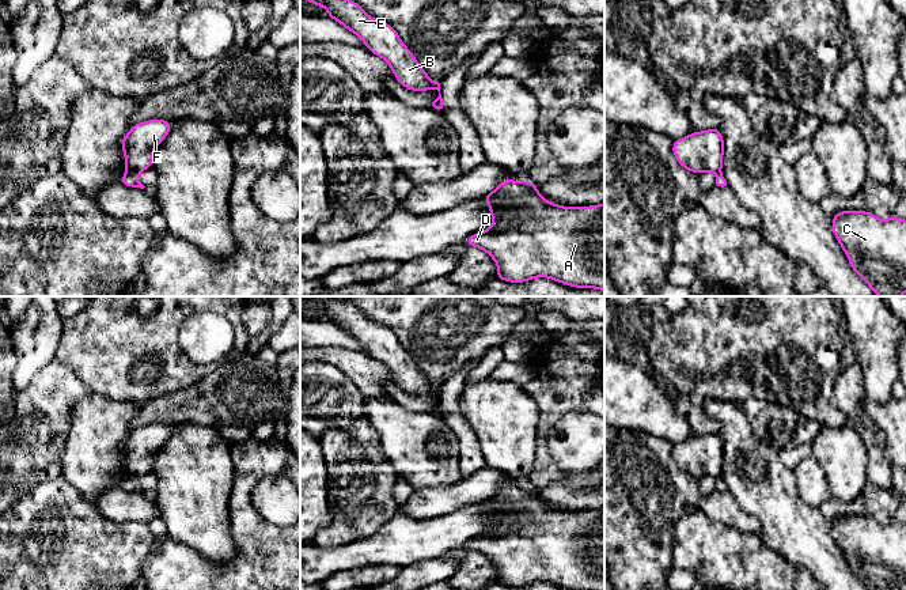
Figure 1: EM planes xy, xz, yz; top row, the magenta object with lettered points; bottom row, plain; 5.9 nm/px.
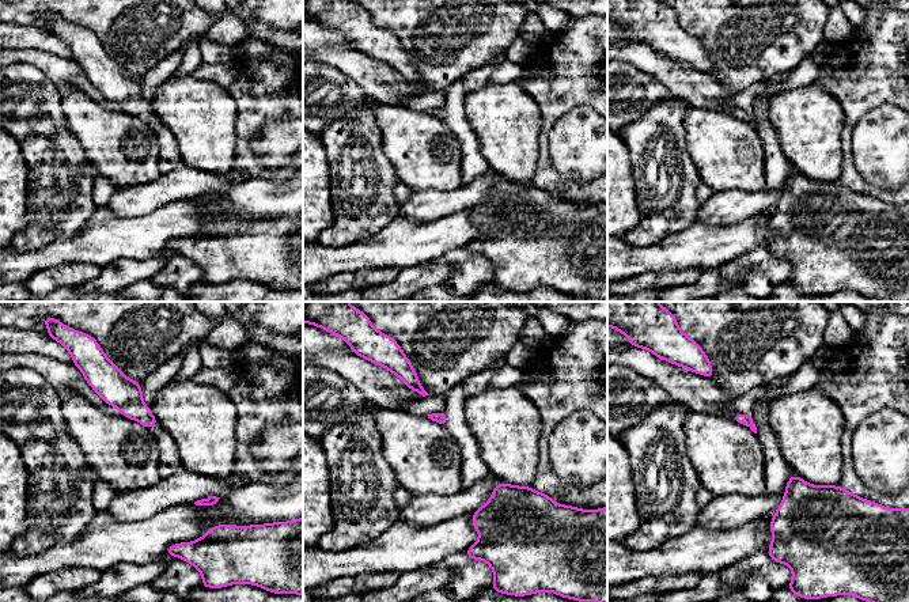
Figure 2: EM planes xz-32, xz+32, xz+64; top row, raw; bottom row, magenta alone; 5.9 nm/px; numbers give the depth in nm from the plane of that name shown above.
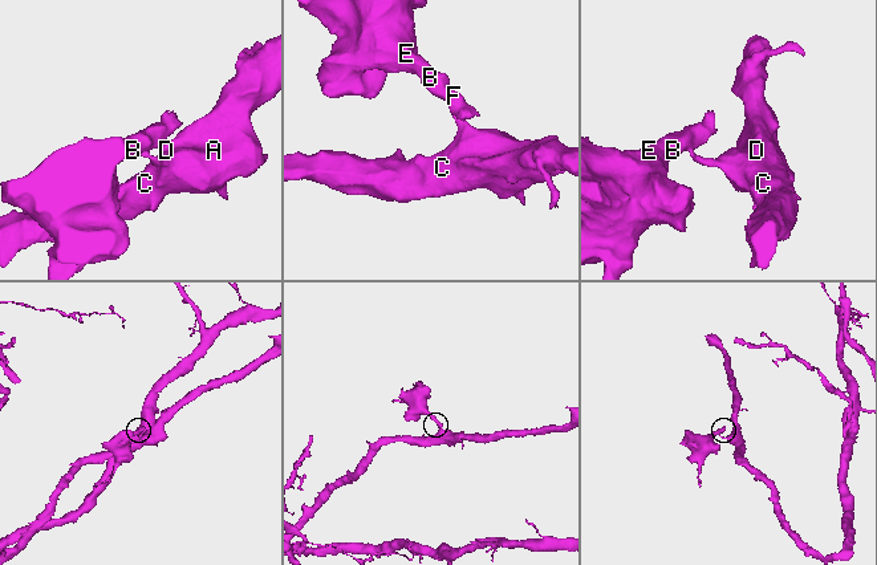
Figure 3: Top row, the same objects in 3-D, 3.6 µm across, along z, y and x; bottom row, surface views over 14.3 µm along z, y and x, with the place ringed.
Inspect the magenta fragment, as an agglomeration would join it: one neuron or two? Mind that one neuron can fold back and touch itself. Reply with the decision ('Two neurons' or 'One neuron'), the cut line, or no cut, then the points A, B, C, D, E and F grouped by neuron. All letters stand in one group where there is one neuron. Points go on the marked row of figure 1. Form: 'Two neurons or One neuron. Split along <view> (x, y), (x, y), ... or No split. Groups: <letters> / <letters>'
Two neurons. Split along xy (128, 170), (137, 173). Groups: A C D / B E F

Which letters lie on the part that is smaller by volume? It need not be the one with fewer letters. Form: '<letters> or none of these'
B, E, F

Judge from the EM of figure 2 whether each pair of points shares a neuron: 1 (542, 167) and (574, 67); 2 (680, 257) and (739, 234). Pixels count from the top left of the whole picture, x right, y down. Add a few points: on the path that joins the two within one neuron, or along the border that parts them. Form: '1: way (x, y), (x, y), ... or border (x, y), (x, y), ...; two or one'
1: way (544, 143), (544, 131), (556, 91); one
2: way (694, 248), (715, 246), (724, 242); one

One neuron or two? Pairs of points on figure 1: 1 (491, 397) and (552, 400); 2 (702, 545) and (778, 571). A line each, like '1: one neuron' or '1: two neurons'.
1: two neurons
2: one neuron

